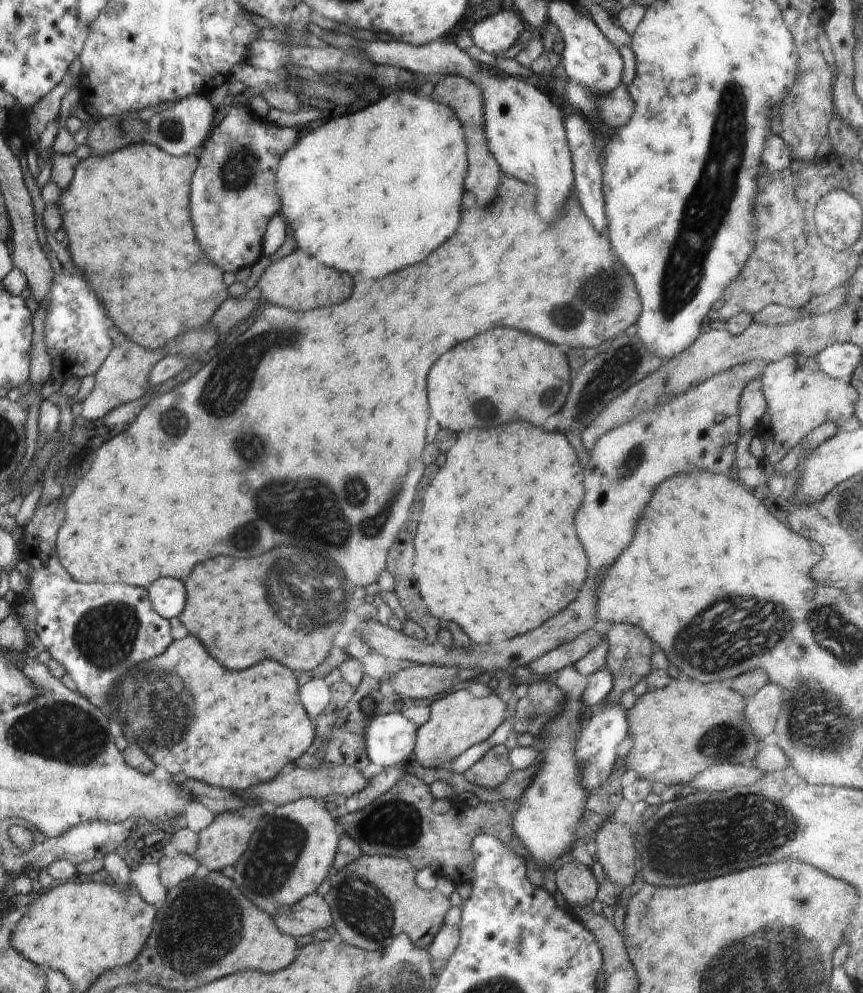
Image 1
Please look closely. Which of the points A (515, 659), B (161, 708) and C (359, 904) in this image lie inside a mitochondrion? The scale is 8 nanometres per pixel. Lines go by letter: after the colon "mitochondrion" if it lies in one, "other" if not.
A: other
B: mitochondrion
C: mitochondrion

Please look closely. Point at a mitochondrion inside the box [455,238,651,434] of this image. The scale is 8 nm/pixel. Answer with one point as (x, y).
(600, 293)

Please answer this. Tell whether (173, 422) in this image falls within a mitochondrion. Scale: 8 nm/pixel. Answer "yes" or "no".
yes

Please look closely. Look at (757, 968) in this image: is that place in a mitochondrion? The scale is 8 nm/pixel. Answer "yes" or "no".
yes

